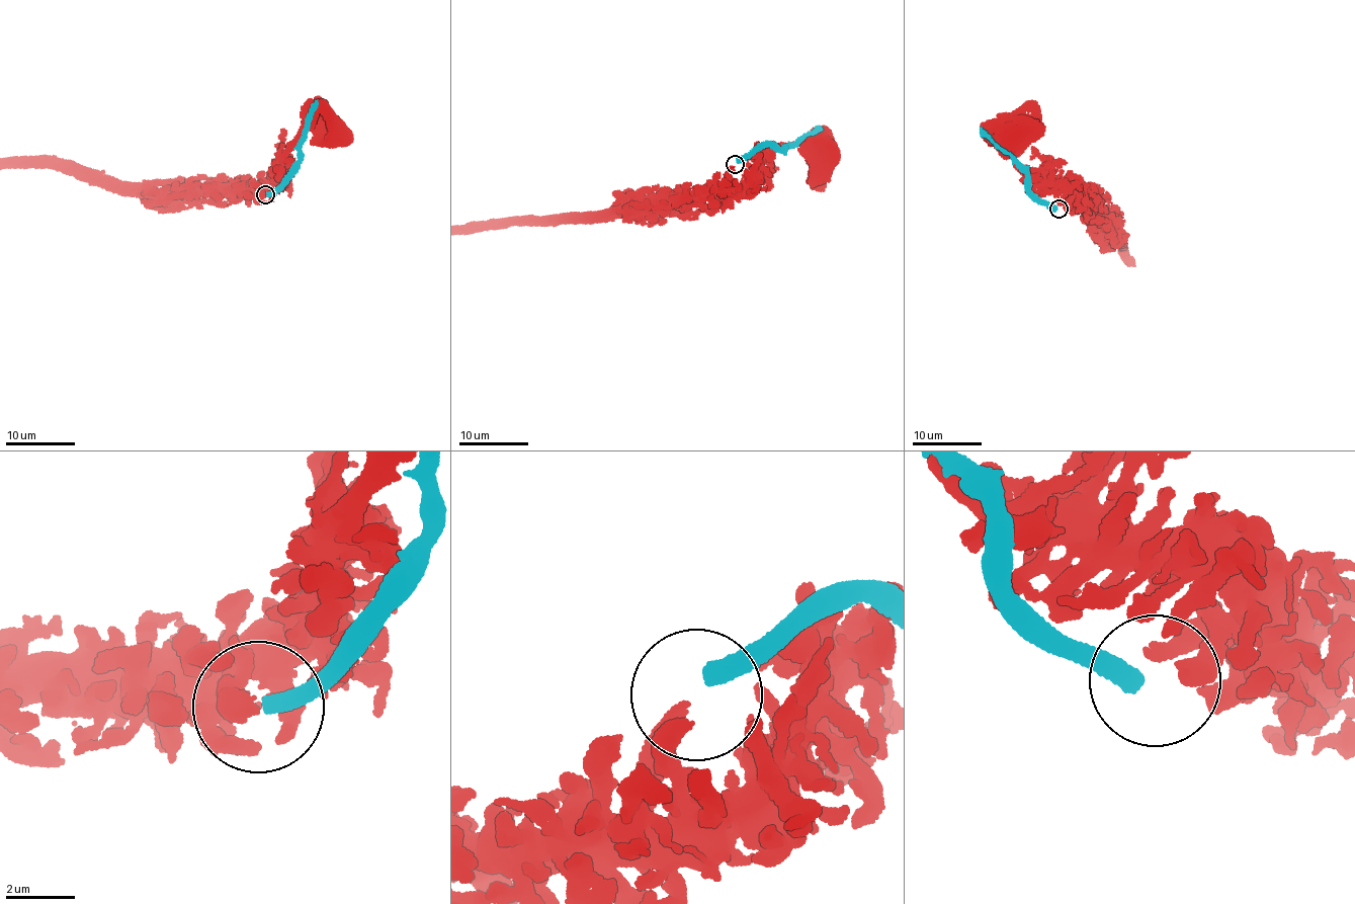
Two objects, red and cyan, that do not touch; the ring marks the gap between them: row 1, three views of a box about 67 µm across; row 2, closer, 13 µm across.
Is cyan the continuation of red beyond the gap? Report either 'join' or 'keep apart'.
keep apart

